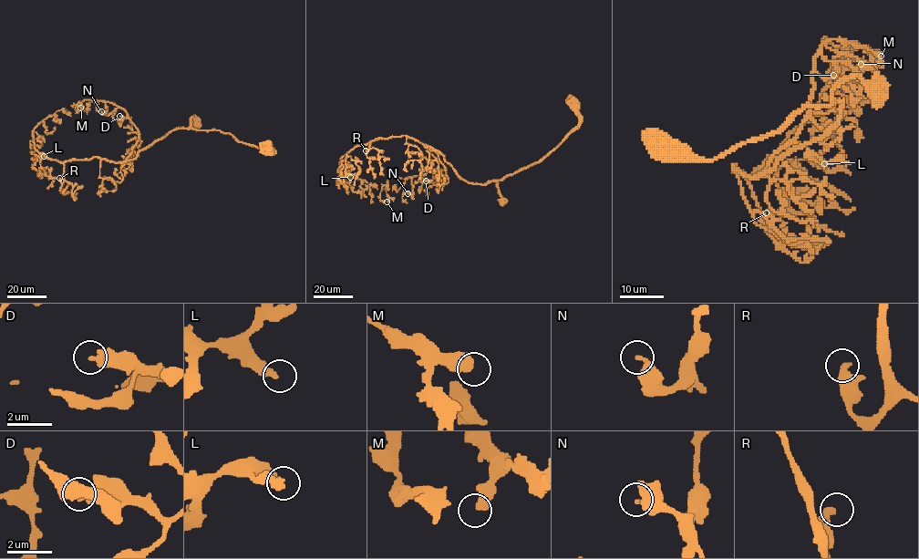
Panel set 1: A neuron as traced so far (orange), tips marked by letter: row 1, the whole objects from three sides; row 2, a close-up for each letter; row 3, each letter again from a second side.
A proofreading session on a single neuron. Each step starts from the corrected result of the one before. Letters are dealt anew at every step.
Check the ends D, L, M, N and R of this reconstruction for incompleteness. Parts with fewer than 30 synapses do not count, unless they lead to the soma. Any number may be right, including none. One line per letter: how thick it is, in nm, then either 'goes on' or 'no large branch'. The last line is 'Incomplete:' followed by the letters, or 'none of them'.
D: 440 nm | no large branch
L: 280 nm | no large branch
M: 480 nm | no large branch
N: 260 nm | no large branch
R: 280 nm | goes on
Incomplete: R

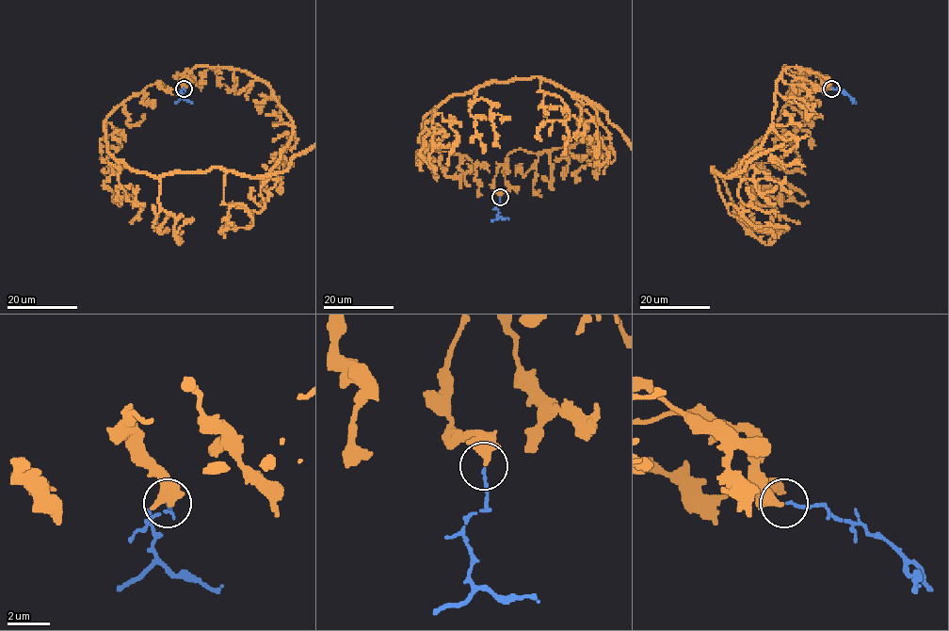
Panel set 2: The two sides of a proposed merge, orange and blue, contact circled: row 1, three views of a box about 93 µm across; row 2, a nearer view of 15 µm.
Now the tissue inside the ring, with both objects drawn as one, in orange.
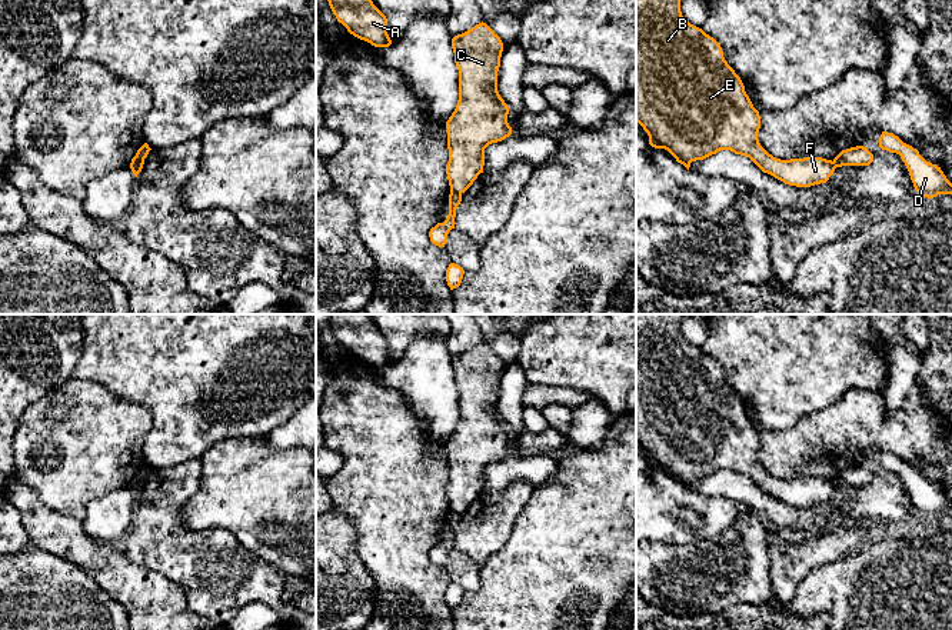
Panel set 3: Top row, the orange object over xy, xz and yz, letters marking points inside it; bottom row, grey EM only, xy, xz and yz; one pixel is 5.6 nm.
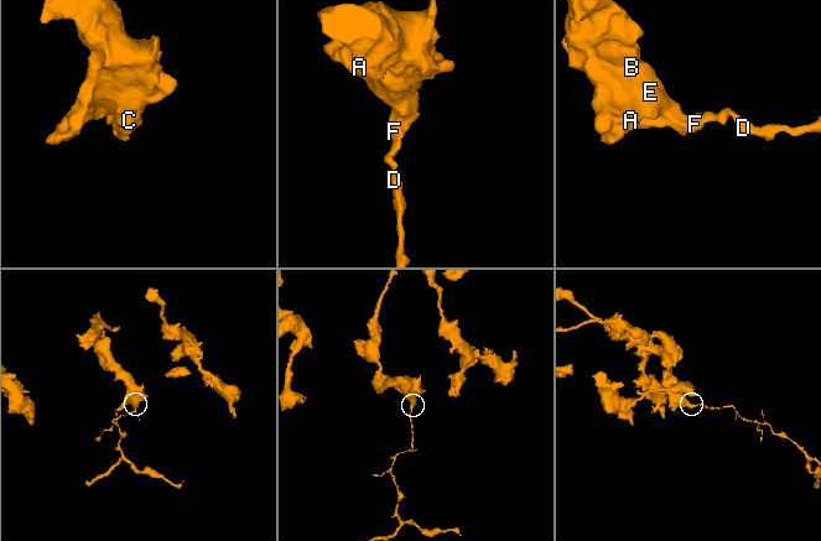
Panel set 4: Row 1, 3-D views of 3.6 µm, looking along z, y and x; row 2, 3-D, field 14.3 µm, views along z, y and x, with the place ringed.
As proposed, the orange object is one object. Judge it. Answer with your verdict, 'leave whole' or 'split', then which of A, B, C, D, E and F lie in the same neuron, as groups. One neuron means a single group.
split; groups A B C E F / D

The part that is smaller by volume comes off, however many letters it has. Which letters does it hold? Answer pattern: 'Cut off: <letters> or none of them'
Cut off: D

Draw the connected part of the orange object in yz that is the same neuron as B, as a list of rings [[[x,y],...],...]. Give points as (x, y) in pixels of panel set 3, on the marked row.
[[[636,0],[636,121],[648,133],[652,147],[668,150],[688,170],[692,161],[703,160],[720,150],[746,156],[763,173],[796,187],[826,183],[836,169],[832,160],[822,157],[780,160],[760,146],[760,116],[740,77],[725,60],[720,44],[682,16],[680,0]]]

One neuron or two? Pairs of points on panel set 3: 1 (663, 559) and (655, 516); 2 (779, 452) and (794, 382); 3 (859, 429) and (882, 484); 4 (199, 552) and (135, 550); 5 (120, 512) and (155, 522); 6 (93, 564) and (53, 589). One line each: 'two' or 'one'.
1: two
2: two
3: two
4: one
5: two
6: two

